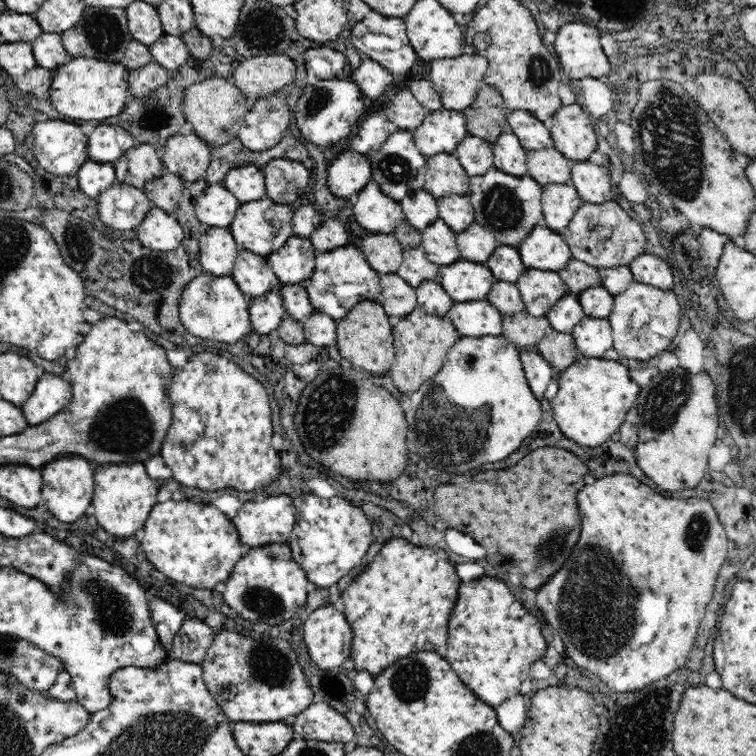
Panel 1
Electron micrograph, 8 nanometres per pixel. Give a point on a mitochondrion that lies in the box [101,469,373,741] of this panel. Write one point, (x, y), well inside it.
(271, 667)

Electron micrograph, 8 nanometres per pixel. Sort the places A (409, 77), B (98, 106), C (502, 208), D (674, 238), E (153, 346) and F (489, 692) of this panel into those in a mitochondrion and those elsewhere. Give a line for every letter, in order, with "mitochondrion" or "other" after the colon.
A: other
B: other
C: mitochondrion
D: other
E: other
F: other

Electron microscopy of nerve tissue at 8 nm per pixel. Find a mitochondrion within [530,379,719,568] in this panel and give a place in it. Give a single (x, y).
(698, 527)

